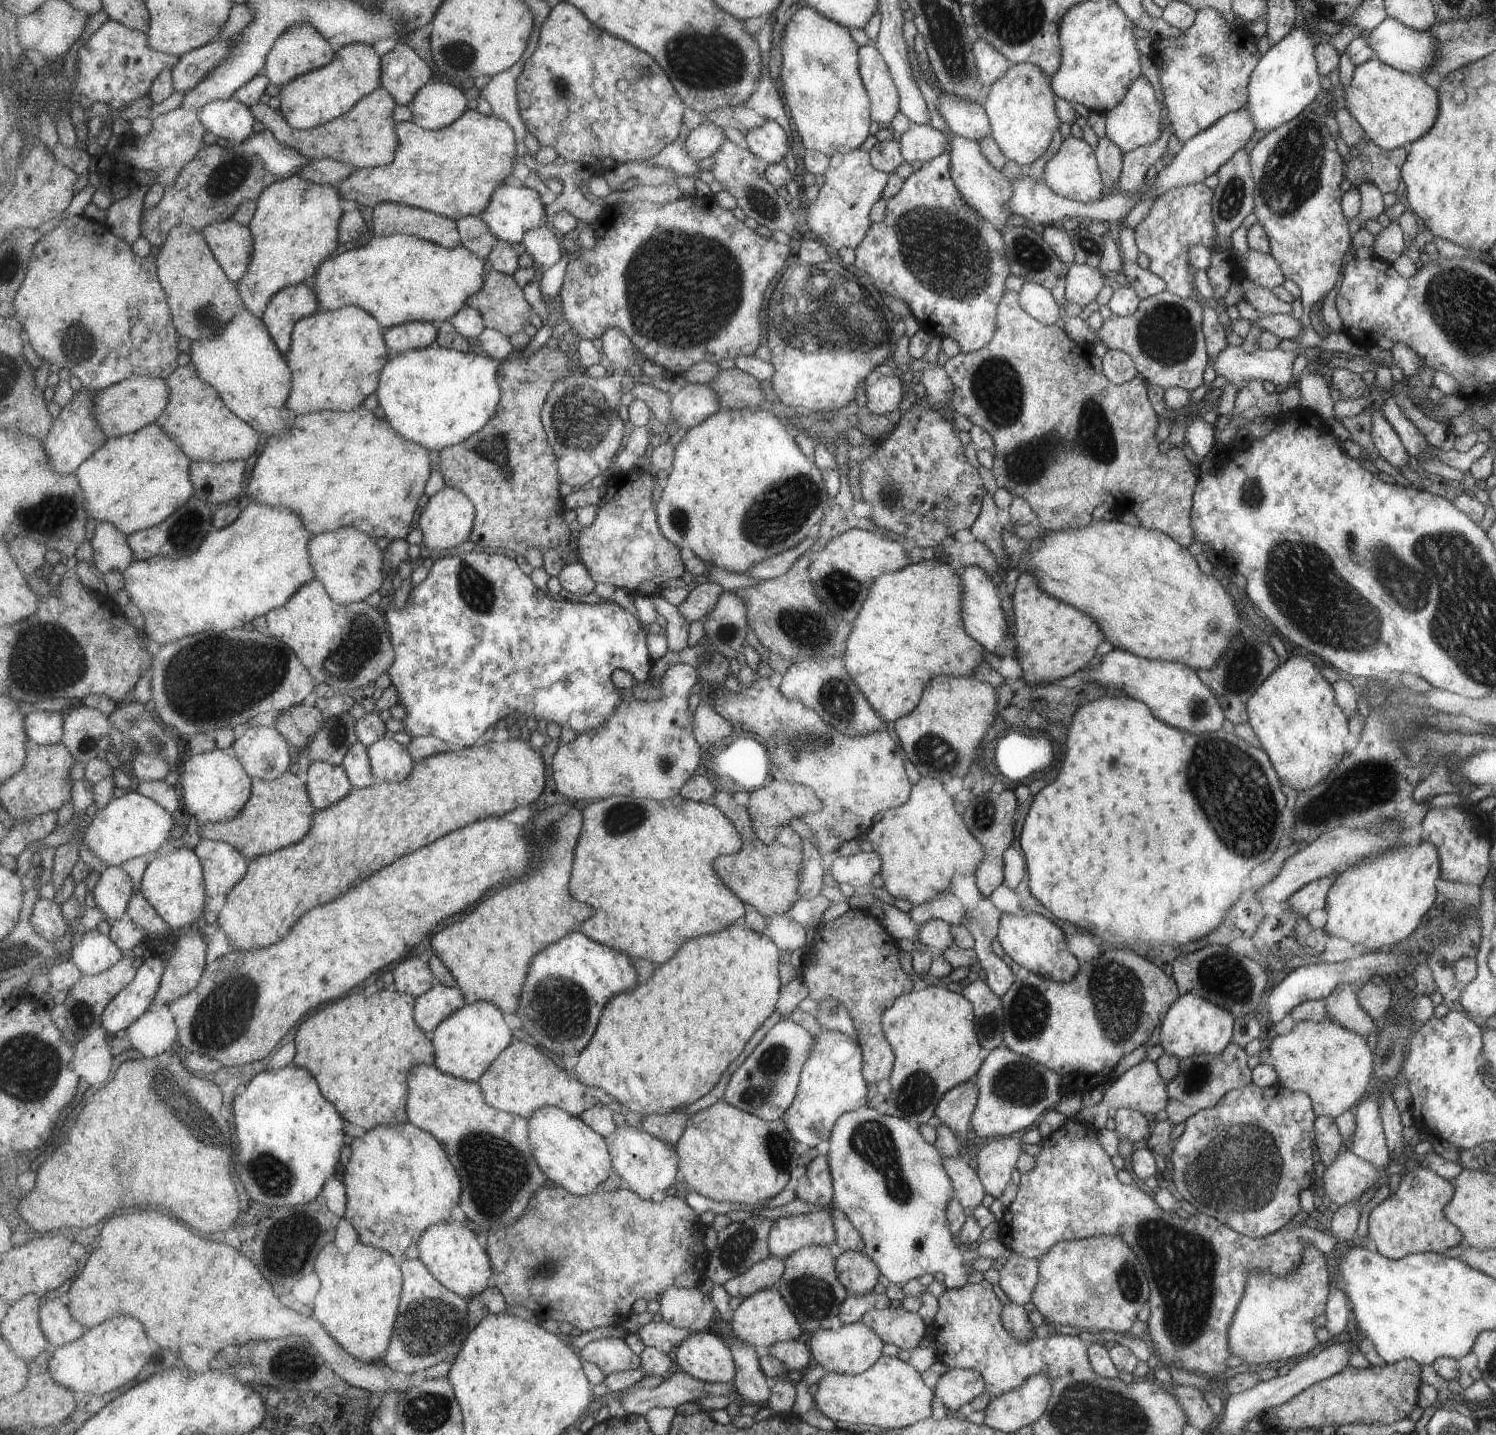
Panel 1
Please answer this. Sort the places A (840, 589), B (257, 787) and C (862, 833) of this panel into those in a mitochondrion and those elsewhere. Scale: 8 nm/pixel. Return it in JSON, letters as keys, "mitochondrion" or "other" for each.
{"A":"mitochondrion","B":"other","C":"other"}

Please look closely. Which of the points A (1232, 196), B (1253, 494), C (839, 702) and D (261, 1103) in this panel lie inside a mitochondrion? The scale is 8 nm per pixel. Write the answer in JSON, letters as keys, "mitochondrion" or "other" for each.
{"A":"mitochondrion","B":"mitochondrion","C":"mitochondrion","D":"other"}

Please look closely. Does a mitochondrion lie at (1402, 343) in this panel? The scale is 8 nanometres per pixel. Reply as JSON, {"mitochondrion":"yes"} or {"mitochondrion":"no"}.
{"mitochondrion":"no"}

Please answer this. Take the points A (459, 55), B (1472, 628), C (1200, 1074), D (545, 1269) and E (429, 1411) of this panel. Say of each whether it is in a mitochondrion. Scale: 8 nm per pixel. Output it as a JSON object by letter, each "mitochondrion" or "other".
{"A":"mitochondrion","B":"mitochondrion","C":"mitochondrion","D":"mitochondrion","E":"mitochondrion"}

